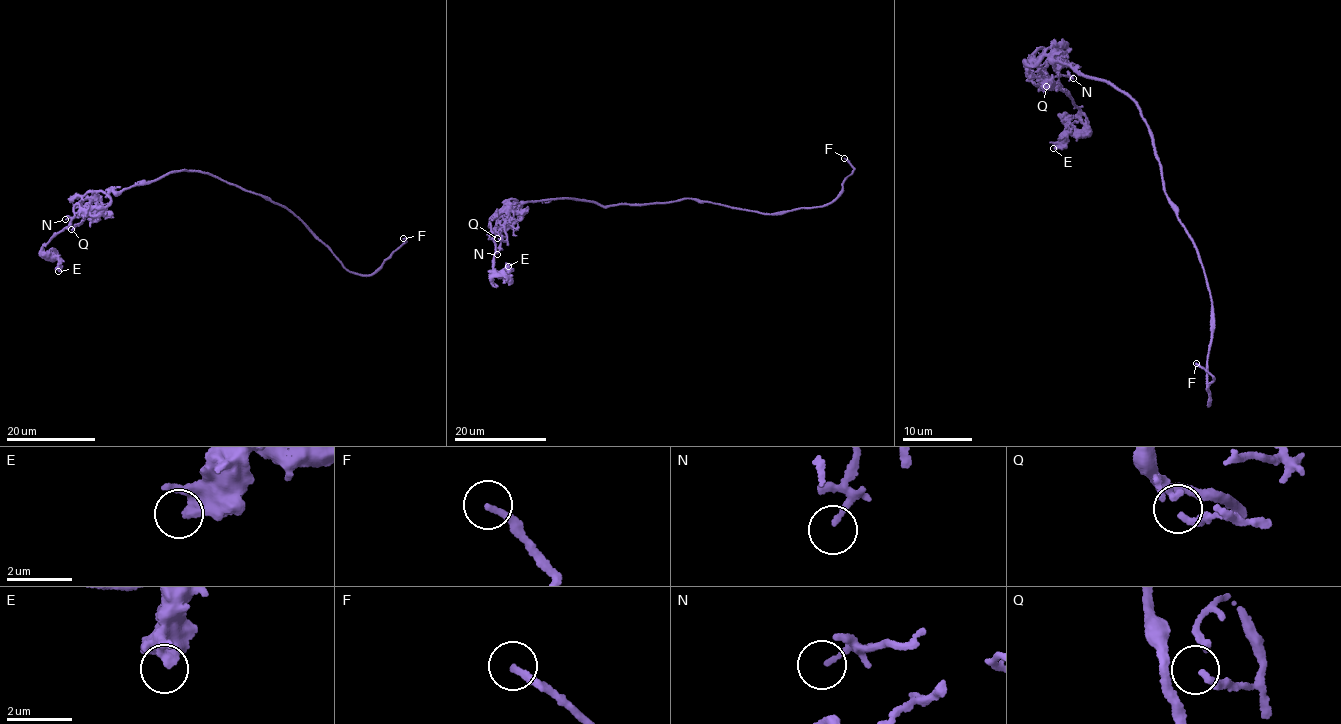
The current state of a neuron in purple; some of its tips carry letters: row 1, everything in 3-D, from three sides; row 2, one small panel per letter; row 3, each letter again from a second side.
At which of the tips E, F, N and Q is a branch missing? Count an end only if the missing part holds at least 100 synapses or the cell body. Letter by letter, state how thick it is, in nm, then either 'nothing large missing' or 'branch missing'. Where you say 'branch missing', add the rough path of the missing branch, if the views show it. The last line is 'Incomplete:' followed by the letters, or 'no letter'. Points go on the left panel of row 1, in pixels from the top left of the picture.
E: calibre 340 nm; nothing large missing
F: calibre 200 nm; branch missing; course (403, 238), (400, 239), (407, 245), (419, 238)
N: calibre 140 nm; nothing large missing
Q: calibre 200 nm; nothing large missing
Incomplete: F

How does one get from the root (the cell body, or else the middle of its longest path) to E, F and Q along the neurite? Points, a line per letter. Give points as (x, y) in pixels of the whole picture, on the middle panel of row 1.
E: (630, 204), (603, 206), (566, 198), (495, 211), (491, 280), (508, 266)
F: (630, 204), (697, 198), (773, 215), (821, 206), (836, 200), (844, 180), (851, 174), (852, 164), (844, 158)
Q: (630, 204), (603, 206), (566, 198), (517, 206), (518, 202), (511, 208), (506, 220), (505, 241), (497, 238)

